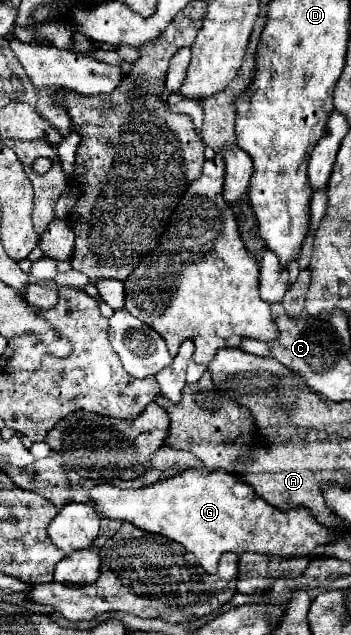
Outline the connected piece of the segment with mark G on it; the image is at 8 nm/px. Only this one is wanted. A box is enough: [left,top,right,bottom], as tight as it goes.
[88,468,330,574]

